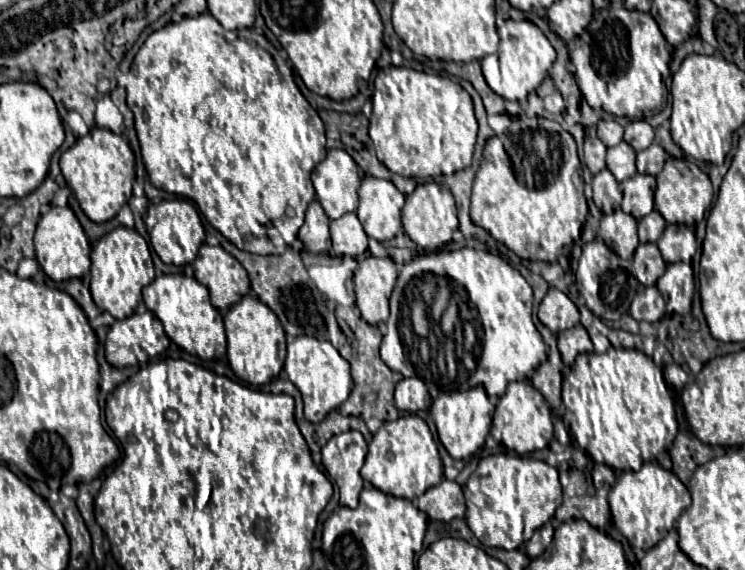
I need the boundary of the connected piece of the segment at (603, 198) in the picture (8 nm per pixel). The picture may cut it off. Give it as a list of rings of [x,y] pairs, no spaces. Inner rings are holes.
[[[604,168],[602,172],[598,172],[594,176],[592,192],[594,192],[592,194],[594,204],[604,212],[602,218],[620,208],[620,202],[622,202],[620,184],[618,184],[618,180],[612,176],[612,172],[608,168]]]

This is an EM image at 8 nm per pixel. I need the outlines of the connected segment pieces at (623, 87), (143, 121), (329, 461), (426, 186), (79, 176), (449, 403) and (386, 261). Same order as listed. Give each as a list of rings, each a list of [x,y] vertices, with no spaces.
[[[614,2],[608,8],[594,12],[590,26],[567,46],[576,68],[576,82],[586,102],[592,108],[602,108],[610,114],[634,120],[642,118],[644,112],[658,112],[666,90],[669,92],[665,82],[672,74],[667,44],[650,14],[626,10],[622,2]]]
[[[204,12],[200,16],[184,18],[178,24],[168,24],[156,32],[152,32],[134,58],[134,72],[132,74],[136,80],[128,86],[128,90],[130,90],[128,92],[128,106],[134,112],[134,124],[136,124],[136,132],[138,132],[140,148],[142,148],[142,158],[144,158],[144,166],[150,176],[150,182],[156,188],[162,188],[166,192],[180,194],[180,196],[192,200],[200,208],[200,212],[206,216],[206,220],[216,230],[220,230],[232,244],[236,244],[240,250],[258,255],[283,254],[287,244],[292,244],[294,236],[298,236],[298,230],[304,222],[304,212],[316,196],[314,186],[310,182],[310,172],[316,166],[316,162],[326,158],[324,124],[322,124],[318,112],[308,104],[308,100],[298,90],[298,86],[294,82],[292,68],[284,60],[282,62],[274,60],[274,56],[270,52],[266,52],[264,48],[260,48],[258,44],[246,42],[234,30],[222,28],[222,24],[210,12]]]
[[[358,430],[332,436],[322,448],[322,464],[340,490],[340,504],[348,508],[358,506],[358,494],[362,490],[360,468],[364,464],[368,444]]]
[[[436,182],[418,184],[412,196],[406,196],[406,206],[402,208],[402,226],[406,234],[424,250],[436,250],[448,244],[452,240],[454,230],[458,228],[454,196],[444,184],[436,184]]]
[[[94,126],[90,134],[78,138],[76,144],[60,156],[60,168],[68,186],[74,190],[80,208],[92,222],[106,222],[114,218],[118,210],[132,196],[132,182],[134,182],[132,148],[122,136],[106,128]]]
[[[482,386],[470,388],[466,392],[446,392],[440,394],[432,408],[430,408],[430,416],[436,424],[438,430],[438,438],[444,444],[444,448],[448,450],[448,454],[456,460],[466,460],[470,458],[486,440],[488,432],[490,432],[490,424],[492,424],[492,406],[488,402],[486,390]]]
[[[364,258],[354,272],[356,306],[368,324],[380,324],[388,318],[388,300],[396,284],[396,264],[392,258]]]

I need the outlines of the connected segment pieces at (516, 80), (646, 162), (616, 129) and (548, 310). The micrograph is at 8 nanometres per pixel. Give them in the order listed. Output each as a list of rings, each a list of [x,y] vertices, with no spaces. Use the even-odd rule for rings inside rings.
[[[508,18],[504,20],[502,26],[498,26],[498,34],[500,34],[498,51],[480,60],[484,78],[488,86],[502,98],[510,102],[526,100],[528,94],[536,92],[542,86],[542,82],[548,78],[550,68],[556,62],[556,50],[552,48],[544,32],[530,20]]]
[[[650,144],[646,150],[638,152],[638,162],[636,162],[638,164],[638,172],[656,176],[662,170],[666,158],[668,158],[668,154],[666,154],[666,150],[662,146]]]
[[[600,120],[598,122],[598,138],[606,142],[606,146],[616,146],[622,142],[624,128],[616,120]]]
[[[550,286],[548,294],[540,302],[538,308],[538,318],[544,326],[548,326],[554,334],[566,328],[572,328],[574,324],[580,322],[580,312],[576,304],[558,288]]]

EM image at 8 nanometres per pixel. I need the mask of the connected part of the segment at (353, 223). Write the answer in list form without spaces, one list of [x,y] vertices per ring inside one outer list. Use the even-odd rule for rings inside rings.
[[[356,212],[344,214],[330,222],[332,248],[336,256],[362,256],[368,248],[368,236],[356,216]]]

